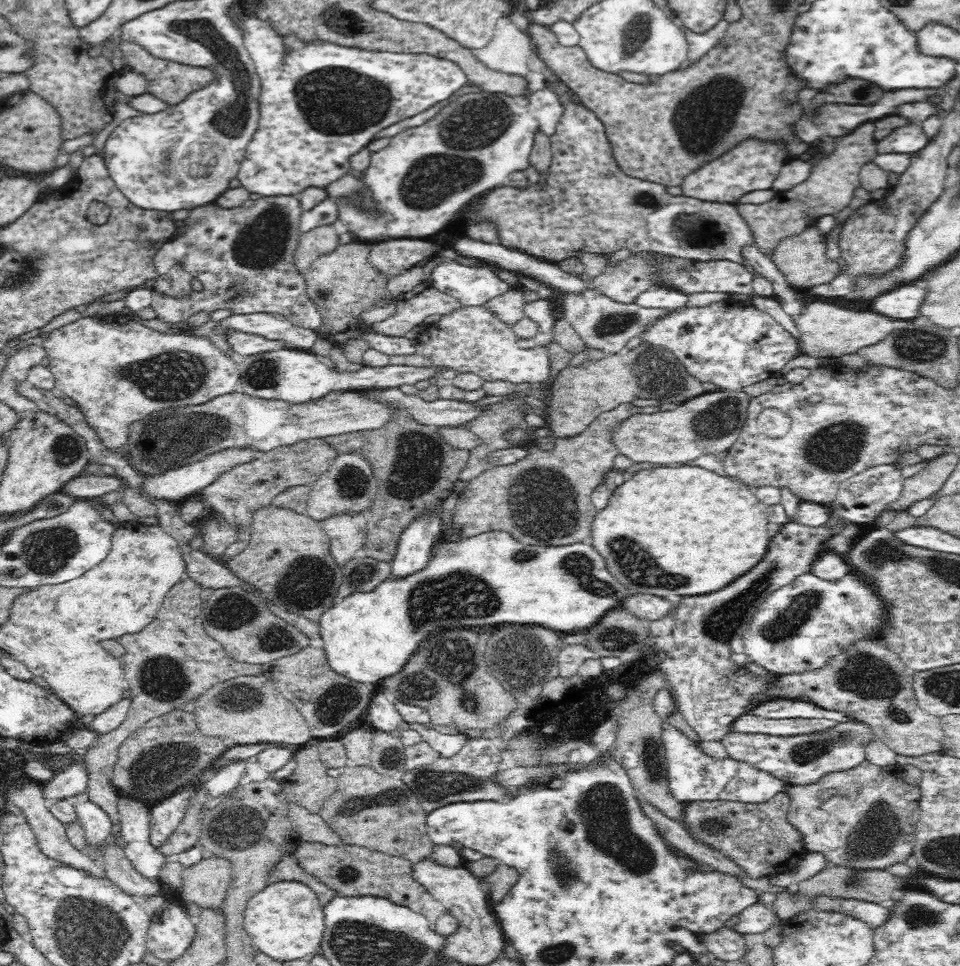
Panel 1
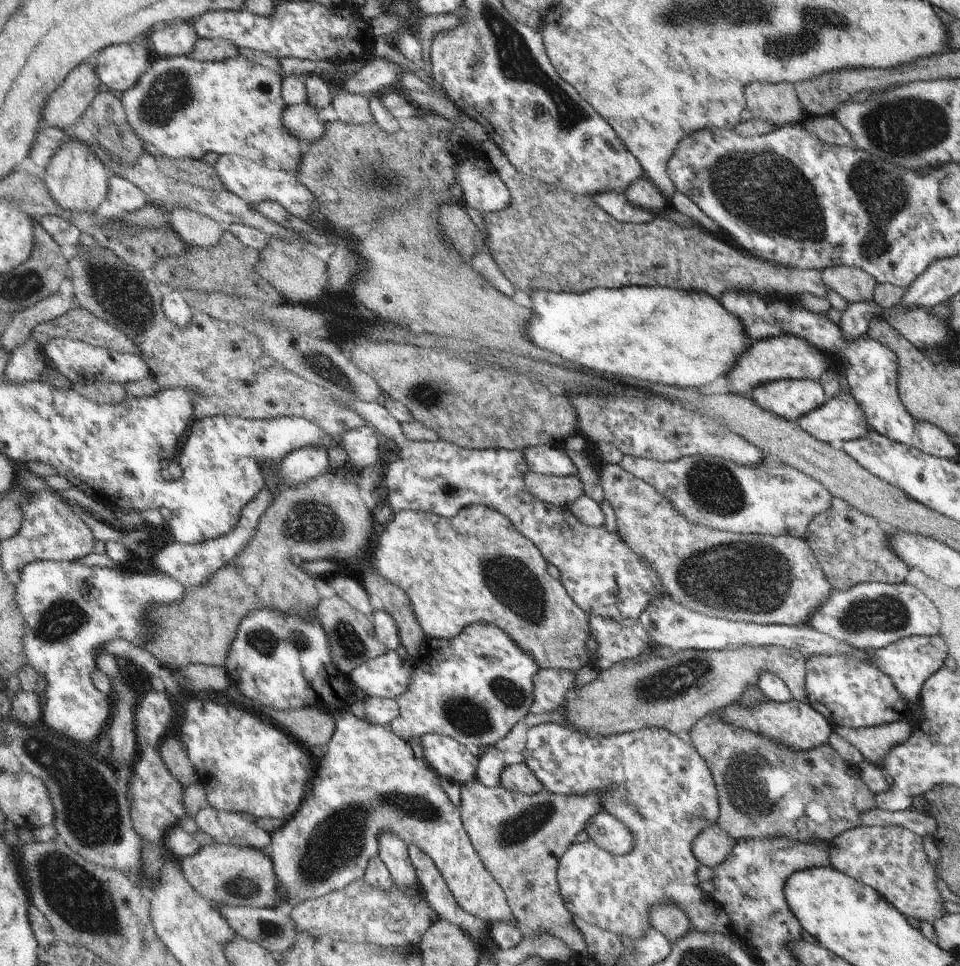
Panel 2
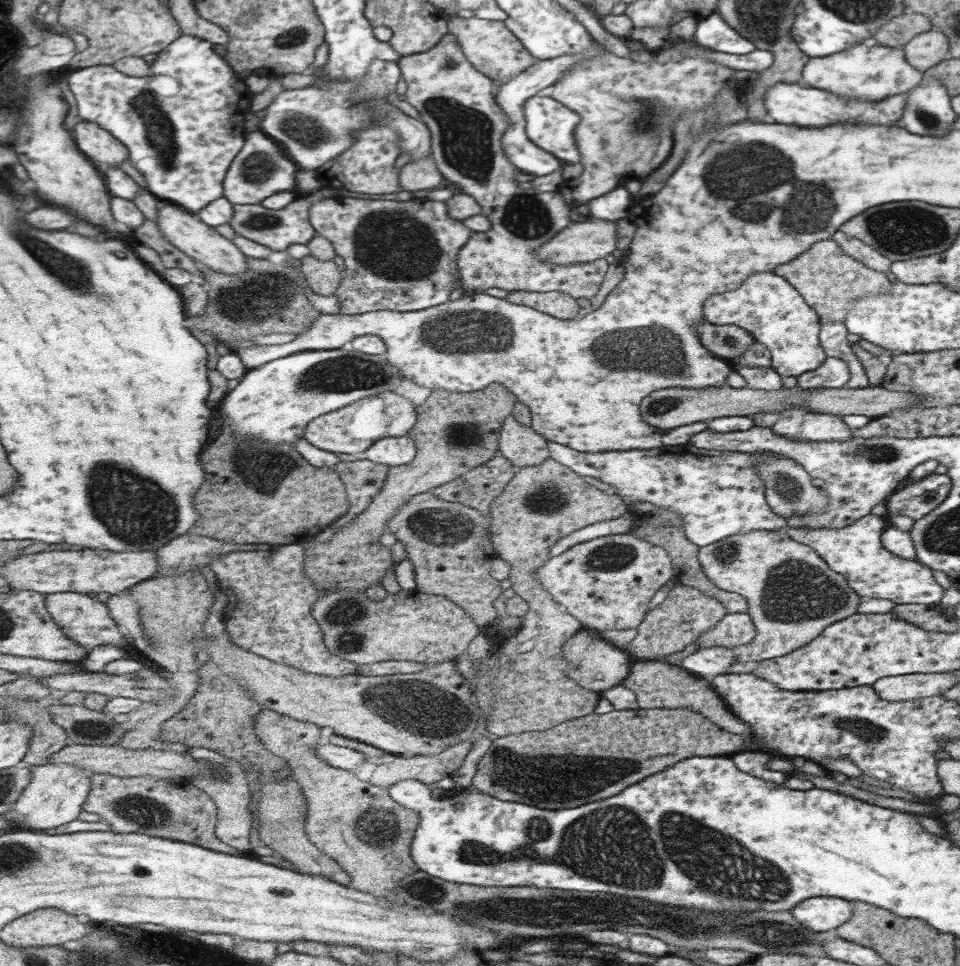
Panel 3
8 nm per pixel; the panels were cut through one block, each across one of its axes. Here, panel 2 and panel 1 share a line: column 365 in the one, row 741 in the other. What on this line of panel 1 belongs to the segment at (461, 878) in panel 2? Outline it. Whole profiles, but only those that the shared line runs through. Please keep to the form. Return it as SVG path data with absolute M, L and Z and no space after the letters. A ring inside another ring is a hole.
M849 721L817 735L774 736L730 731L722 744L731 760L743 761L790 786L812 784L830 772L844 772L860 766L866 761L864 744L874 737L870 726Z

